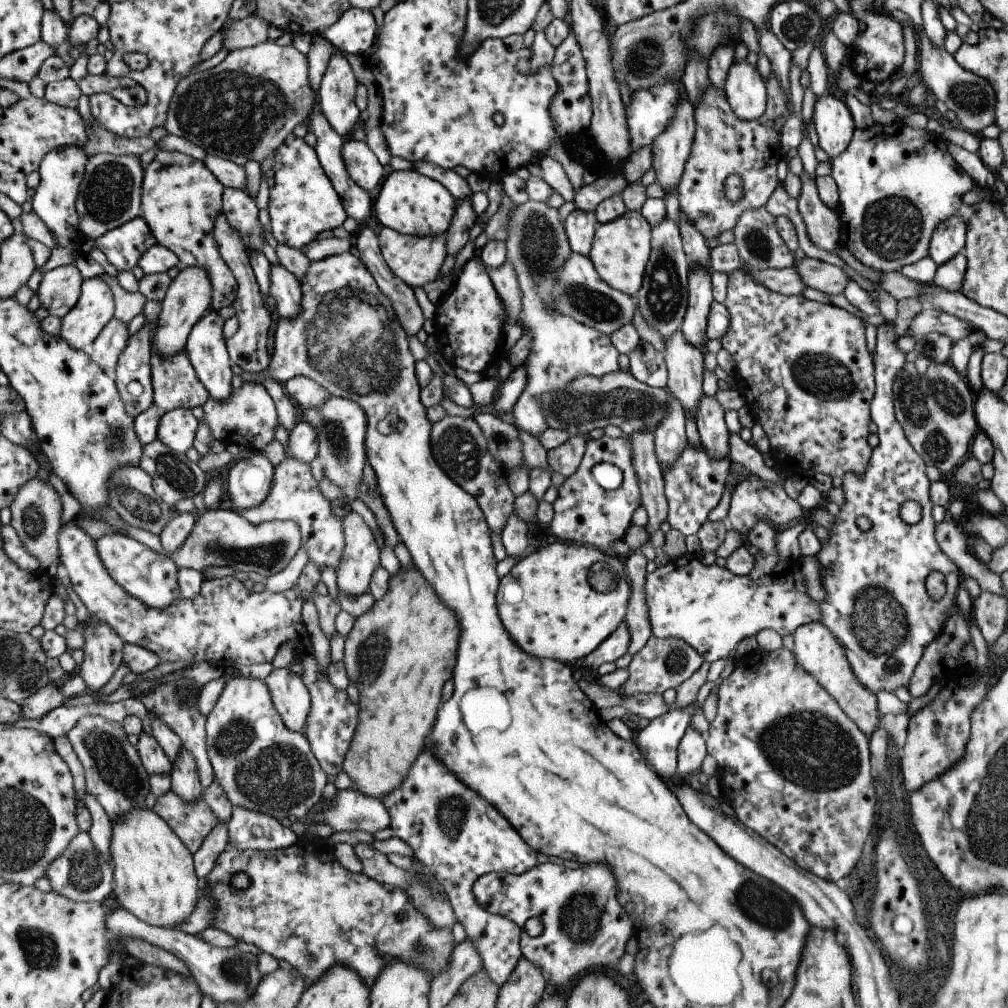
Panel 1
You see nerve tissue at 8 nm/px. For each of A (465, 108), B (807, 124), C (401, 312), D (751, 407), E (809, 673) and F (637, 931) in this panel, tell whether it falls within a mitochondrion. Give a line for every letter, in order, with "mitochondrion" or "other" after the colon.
A: other
B: other
C: mitochondrion
D: other
E: other
F: other

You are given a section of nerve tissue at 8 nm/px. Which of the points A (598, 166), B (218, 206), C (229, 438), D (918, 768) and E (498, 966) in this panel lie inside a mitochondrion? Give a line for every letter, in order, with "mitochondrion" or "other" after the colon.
A: other
B: other
C: other
D: other
E: other

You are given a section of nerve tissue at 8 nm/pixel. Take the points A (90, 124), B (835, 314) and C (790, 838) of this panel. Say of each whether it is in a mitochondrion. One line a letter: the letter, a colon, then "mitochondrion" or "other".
A: other
B: other
C: other

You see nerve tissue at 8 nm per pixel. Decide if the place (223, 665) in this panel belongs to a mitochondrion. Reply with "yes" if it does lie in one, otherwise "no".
no

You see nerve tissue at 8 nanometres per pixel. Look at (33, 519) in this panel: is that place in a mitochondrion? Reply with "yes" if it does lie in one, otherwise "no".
yes

